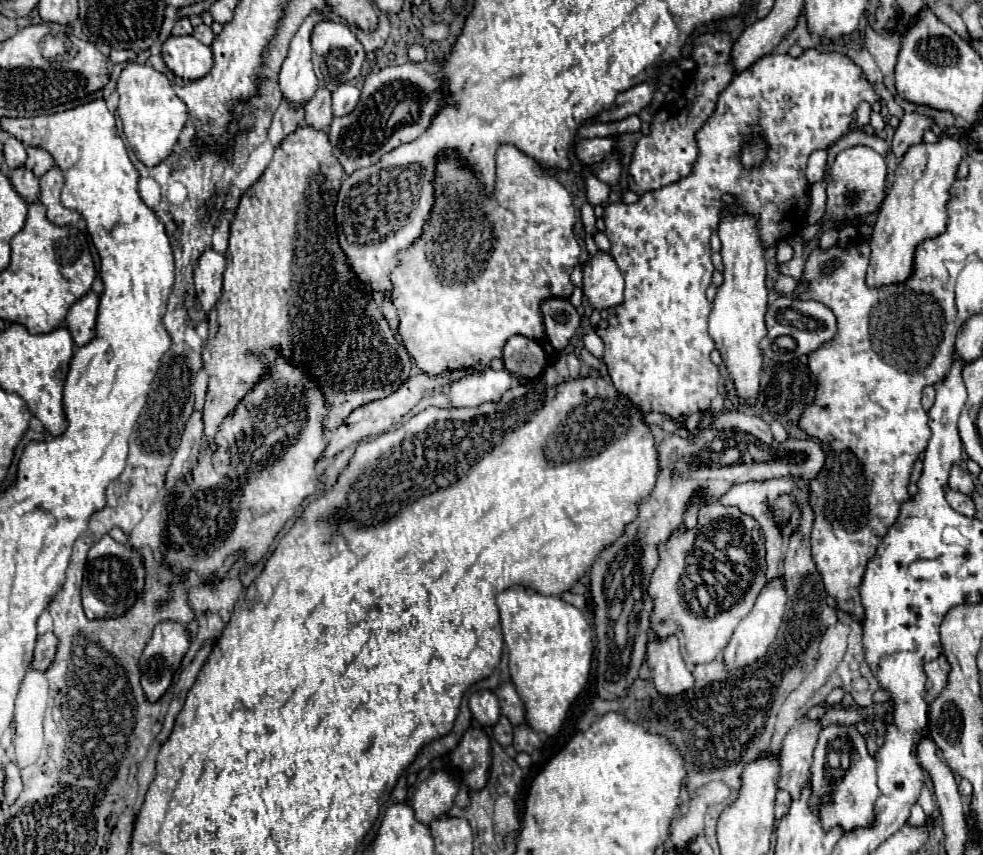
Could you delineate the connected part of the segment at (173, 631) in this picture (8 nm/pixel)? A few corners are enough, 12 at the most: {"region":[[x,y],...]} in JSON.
{"region":[[186,624],[156,626],[140,656],[150,702],[168,690],[192,638]]}

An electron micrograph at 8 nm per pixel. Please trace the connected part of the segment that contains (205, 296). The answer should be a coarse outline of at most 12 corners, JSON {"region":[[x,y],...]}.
{"region":[[212,248],[194,266],[194,286],[204,312],[222,292],[226,258]]}

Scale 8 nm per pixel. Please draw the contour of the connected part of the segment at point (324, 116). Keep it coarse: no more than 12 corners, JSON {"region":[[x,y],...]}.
{"region":[[328,88],[306,102],[306,124],[326,130],[332,122]]}

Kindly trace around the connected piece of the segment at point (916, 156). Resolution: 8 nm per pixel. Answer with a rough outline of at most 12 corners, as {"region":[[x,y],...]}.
{"region":[[966,138],[912,146],[870,238],[870,288],[912,276],[946,230]]}

